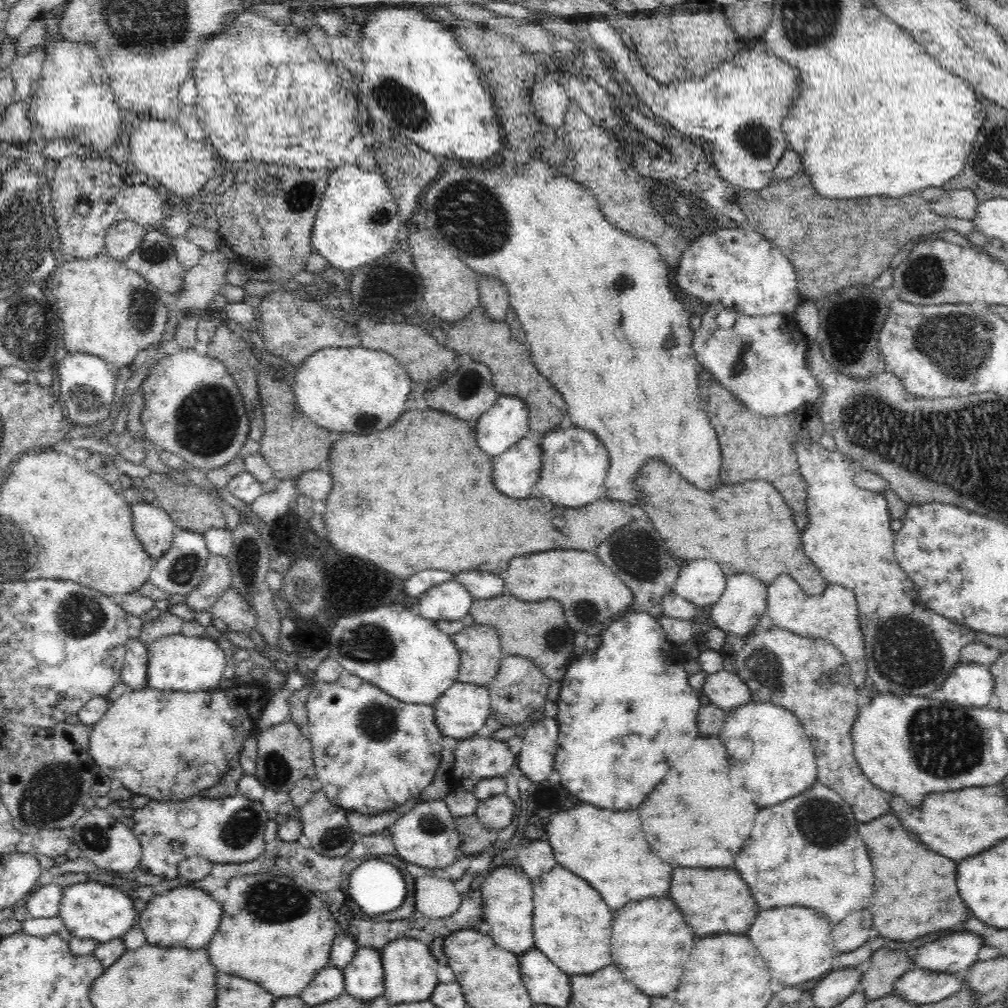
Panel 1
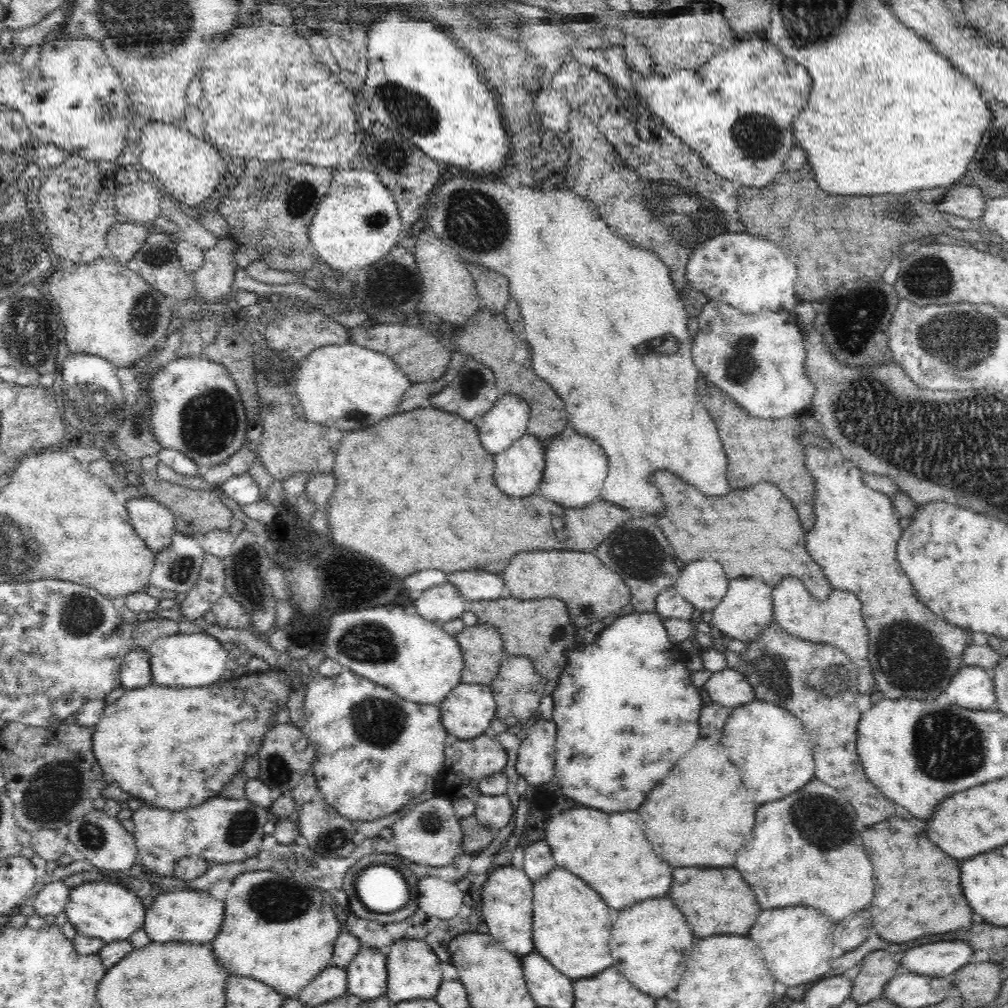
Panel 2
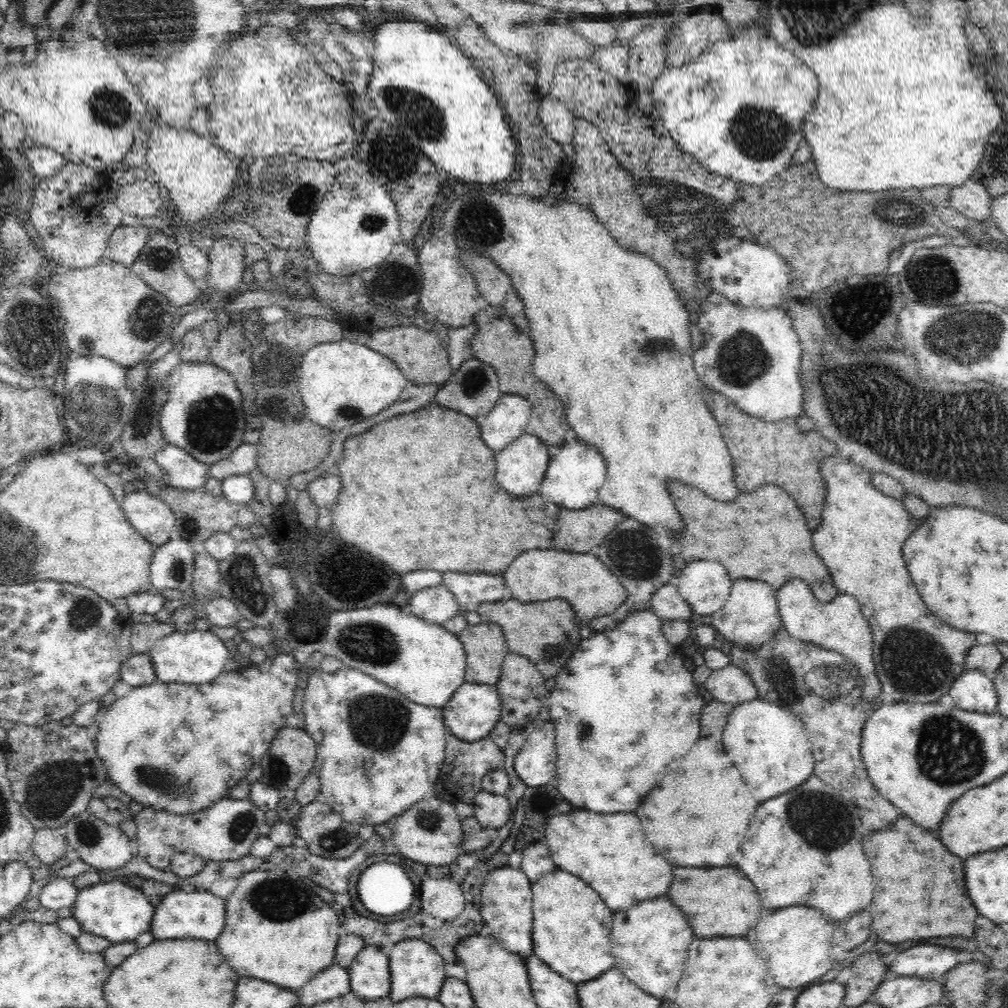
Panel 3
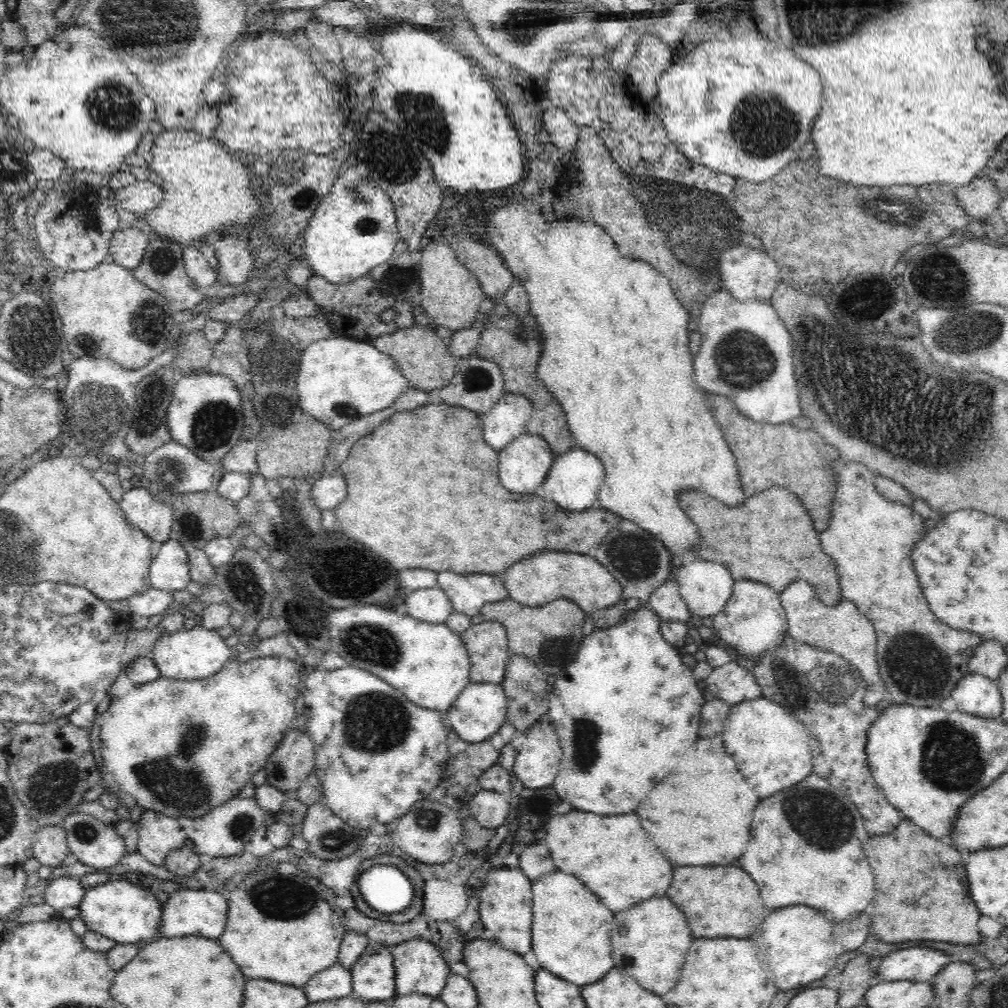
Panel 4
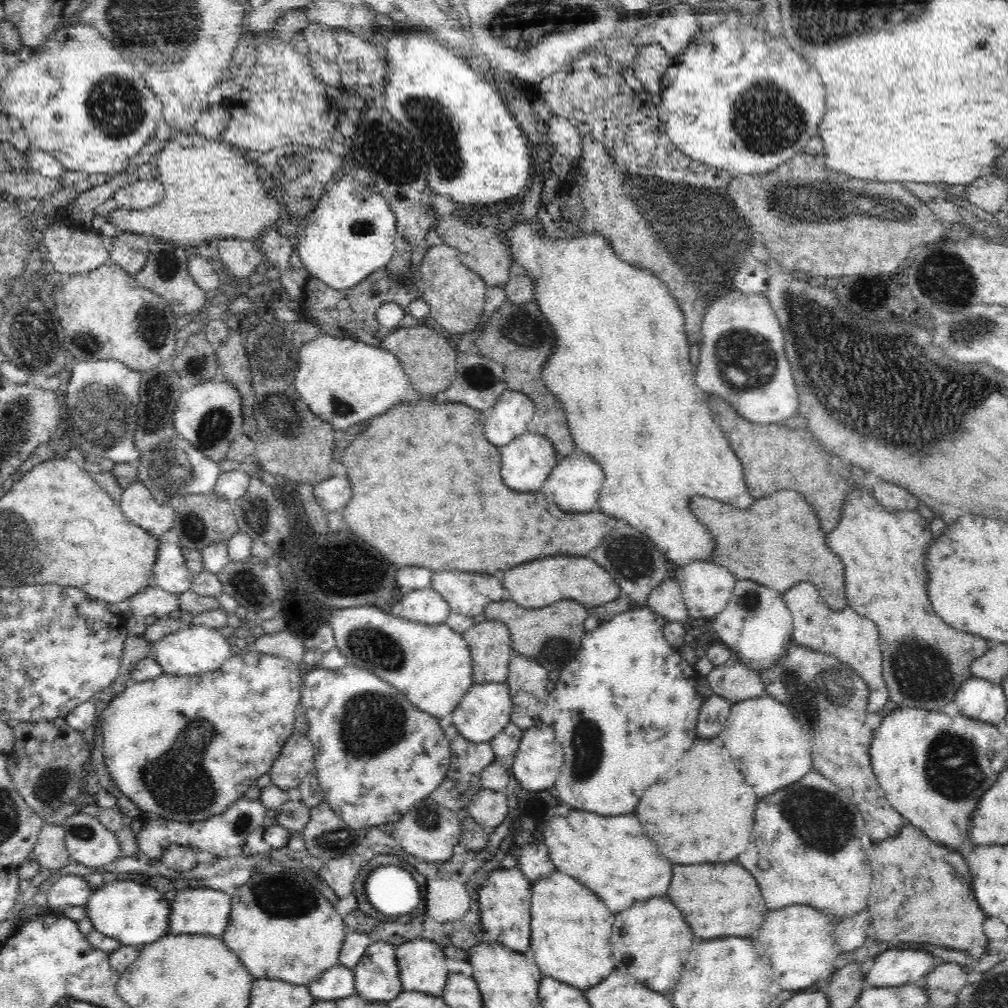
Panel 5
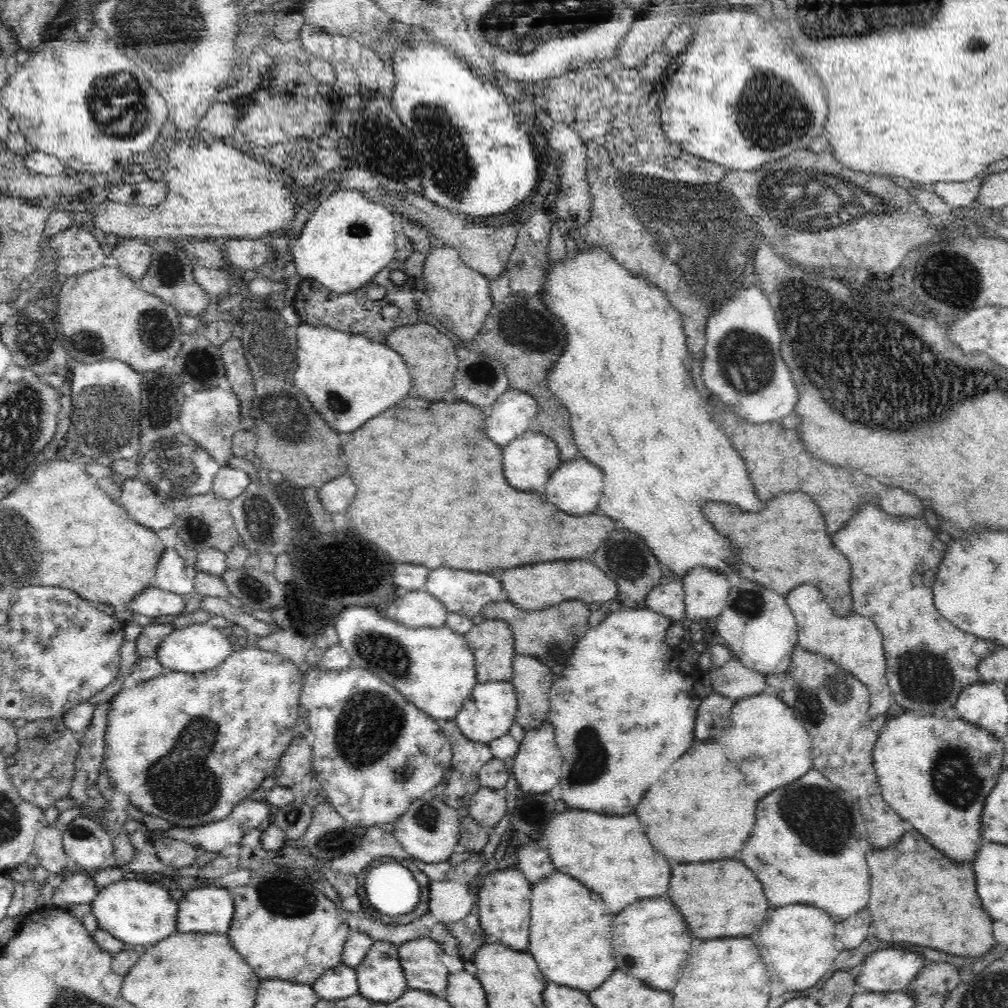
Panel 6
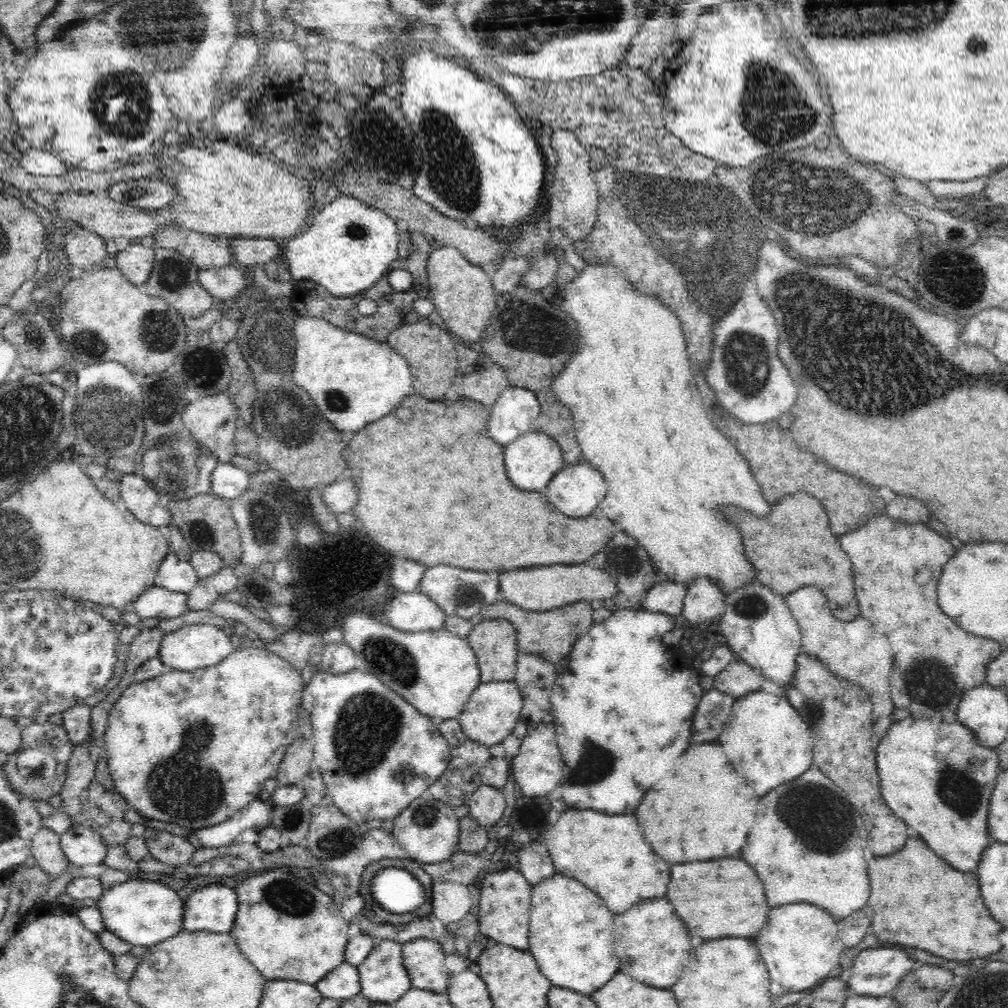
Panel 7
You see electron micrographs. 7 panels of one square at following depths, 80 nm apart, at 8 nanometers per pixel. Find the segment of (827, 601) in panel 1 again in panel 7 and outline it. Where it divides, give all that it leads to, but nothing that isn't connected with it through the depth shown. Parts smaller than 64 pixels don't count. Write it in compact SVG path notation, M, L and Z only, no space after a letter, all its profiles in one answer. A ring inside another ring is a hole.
M806 585L785 597L790 612L801 630L801 650L816 657L836 677L846 679L868 691L873 704L874 722L880 716L890 716L895 704L891 697L888 674L894 664L894 653L884 634L878 634L870 620L861 614L849 621L839 619L831 613L828 598L817 586Z

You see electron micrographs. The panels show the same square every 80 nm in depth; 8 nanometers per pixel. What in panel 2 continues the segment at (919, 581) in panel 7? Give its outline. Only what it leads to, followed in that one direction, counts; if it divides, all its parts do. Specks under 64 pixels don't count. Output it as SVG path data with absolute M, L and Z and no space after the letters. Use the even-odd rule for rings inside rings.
M818 445L806 447L805 465L815 482L813 511L814 516L816 516L816 524L814 524L812 530L808 531L806 534L806 549L811 559L822 567L824 574L828 577L833 588L850 592L860 600L862 618L864 619L868 632L870 632L870 656L868 656L867 659L869 660L870 666L872 666L872 674L874 674L874 678L876 678L876 684L880 686L880 692L884 694L884 697L889 699L930 699L934 701L934 698L941 692L945 692L945 688L948 686L948 683L952 681L952 678L954 678L954 674L964 666L963 652L968 645L972 644L972 638L974 638L973 632L966 632L966 630L962 630L962 628L958 628L958 626L948 624L946 620L934 616L934 612L930 612L922 602L918 602L918 598L916 598L916 594L914 594L914 588L912 588L912 582L908 580L908 576L904 574L904 570L900 568L900 562L898 561L898 542L900 538L902 538L904 529L899 526L900 515L896 512L890 496L864 485L864 483L862 483L862 476L865 472L855 464L852 464L850 460L846 459L838 447L832 446L830 448L827 445L823 448L818 447Z

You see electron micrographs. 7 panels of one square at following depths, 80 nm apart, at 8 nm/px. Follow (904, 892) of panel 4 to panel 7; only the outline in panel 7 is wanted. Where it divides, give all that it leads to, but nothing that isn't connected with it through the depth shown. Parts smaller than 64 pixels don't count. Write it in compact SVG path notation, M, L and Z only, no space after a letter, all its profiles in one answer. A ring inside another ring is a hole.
M911 833L902 850L890 856L874 856L872 850L866 848L866 860L870 868L870 886L872 886L868 902L868 906L874 910L872 930L876 938L884 942L886 947L890 944L906 944L928 950L948 960L968 960L968 962L998 952L1003 947L999 939L999 932L1003 926L998 924L986 910L987 906L978 888L978 878L972 872L960 872L948 866L940 856L936 856L924 844L920 836Z

